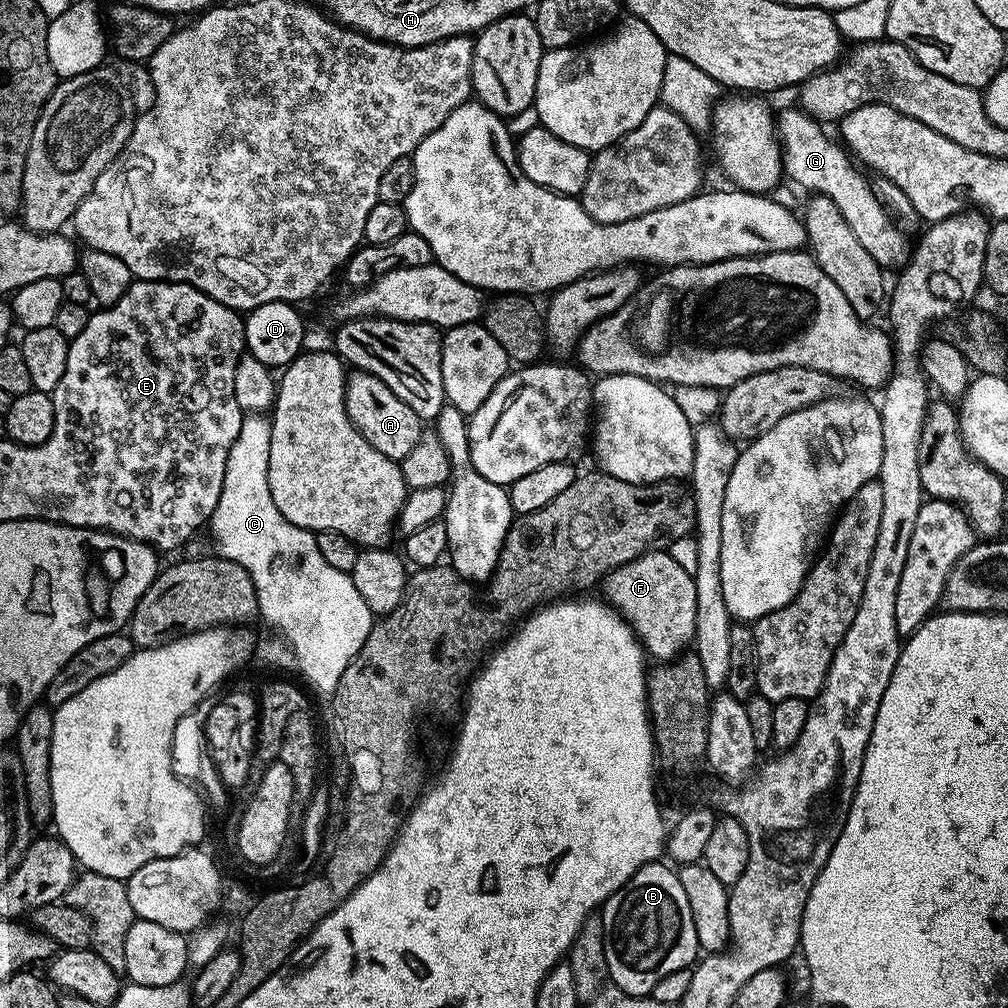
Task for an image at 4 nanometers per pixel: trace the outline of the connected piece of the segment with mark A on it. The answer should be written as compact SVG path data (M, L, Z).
M353 371L348 378L344 401L350 422L360 431L362 438L374 446L374 450L397 462L414 450L414 442L418 442L422 431L421 418L402 402L402 398L398 398L398 394L394 394L394 390L390 390L390 386L386 386L386 382L369 372Z

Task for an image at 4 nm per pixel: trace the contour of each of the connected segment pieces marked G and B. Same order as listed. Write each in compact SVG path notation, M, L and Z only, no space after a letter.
M793 106L784 113L779 113L776 134L784 158L784 176L792 179L791 183L797 189L805 188L808 194L830 198L830 202L838 206L842 218L846 218L850 230L854 230L859 244L870 253L874 262L878 262L880 268L903 269L914 251L913 245L908 245L907 234L899 228L901 225L894 219L893 213L884 207L880 197L876 195L873 181L868 181L852 165L853 157L839 143L836 145L820 128L823 127L799 107Z
M663 862L647 864L638 869L619 890L602 905L604 921L604 937L606 938L606 962L611 983L615 987L626 990L631 996L651 994L654 986L666 978L666 974L674 974L674 970L692 968L697 963L701 951L698 933L691 914L690 901L686 898L682 882L677 873L668 869Z

